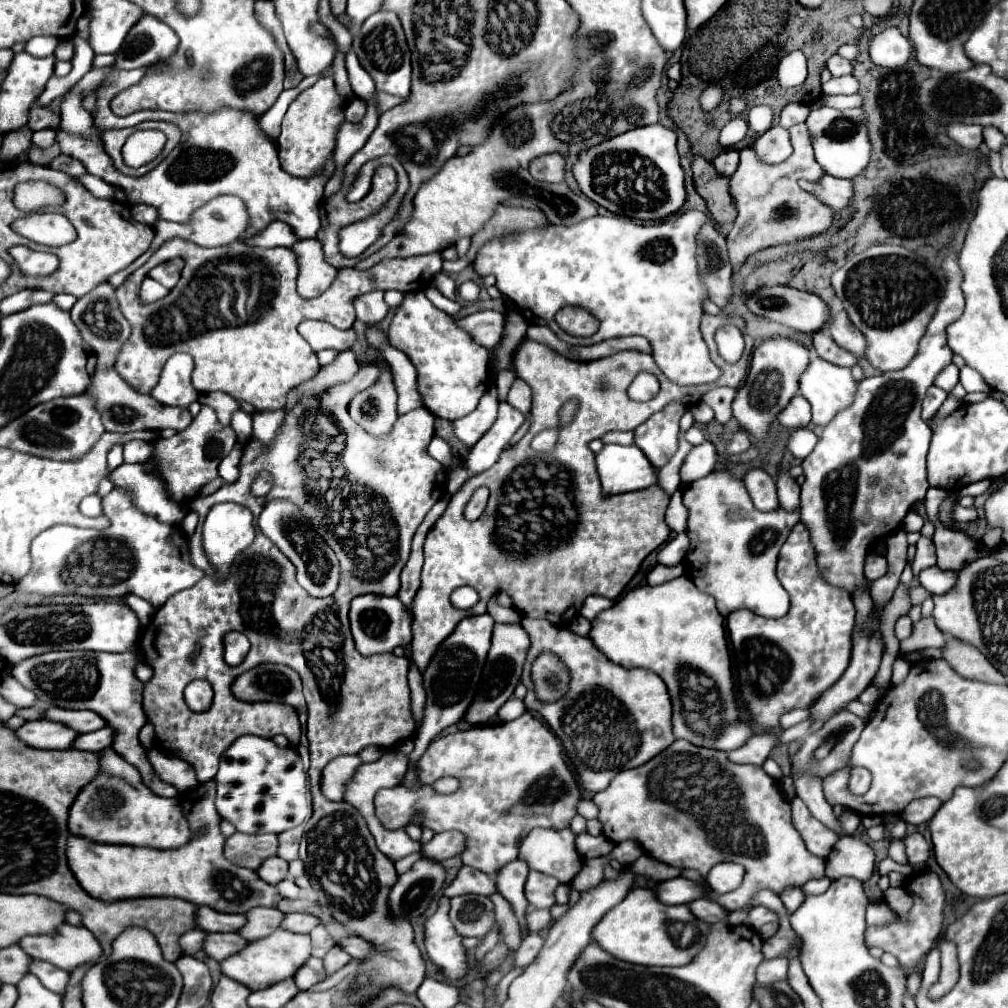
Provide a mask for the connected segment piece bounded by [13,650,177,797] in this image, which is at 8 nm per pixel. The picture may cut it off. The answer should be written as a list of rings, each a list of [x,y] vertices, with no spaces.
[[[137,650],[127,653],[93,653],[93,651],[57,651],[23,659],[13,665],[13,677],[33,691],[41,701],[63,709],[91,709],[99,713],[113,729],[113,749],[139,771],[145,787],[161,797],[177,797],[175,787],[165,785],[153,773],[145,749],[139,743],[139,729],[147,723],[141,707],[143,683],[135,677],[135,665],[142,656]]]

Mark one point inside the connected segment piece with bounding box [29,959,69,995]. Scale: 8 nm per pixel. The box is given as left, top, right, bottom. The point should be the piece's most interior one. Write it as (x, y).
(53, 978)

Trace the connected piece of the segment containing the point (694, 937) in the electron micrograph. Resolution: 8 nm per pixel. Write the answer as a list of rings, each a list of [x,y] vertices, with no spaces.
[[[635,887],[619,905],[605,913],[591,935],[603,951],[621,961],[637,965],[679,967],[687,965],[695,953],[701,951],[707,931],[709,925],[705,921],[697,921],[687,905],[663,905],[657,901],[651,889]]]

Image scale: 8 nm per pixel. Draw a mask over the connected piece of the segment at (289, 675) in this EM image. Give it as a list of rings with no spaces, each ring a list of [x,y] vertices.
[[[263,663],[237,677],[233,695],[241,701],[279,701],[297,709],[301,723],[305,723],[305,697],[299,675],[287,665]]]

